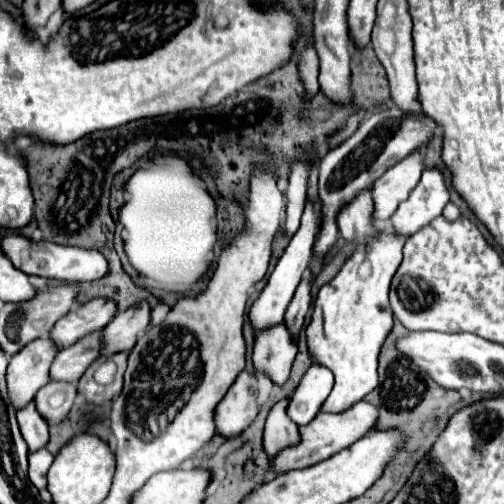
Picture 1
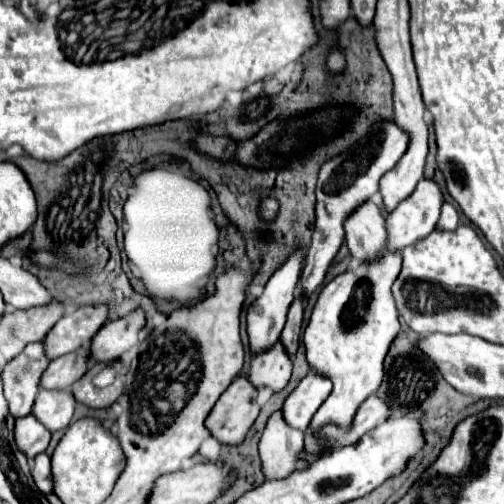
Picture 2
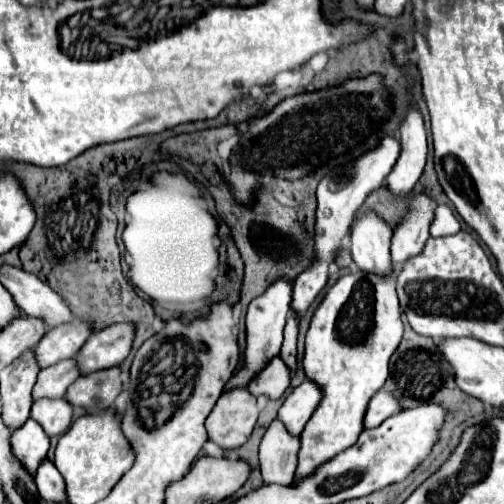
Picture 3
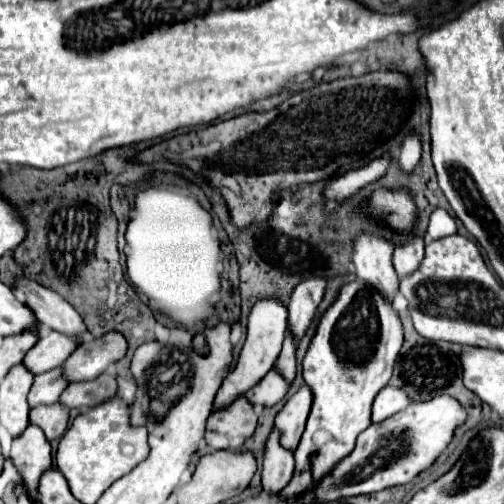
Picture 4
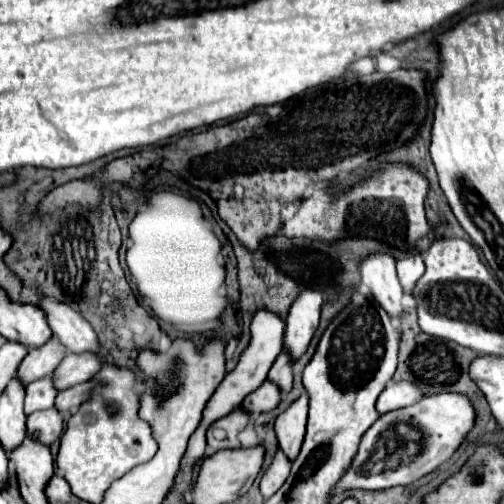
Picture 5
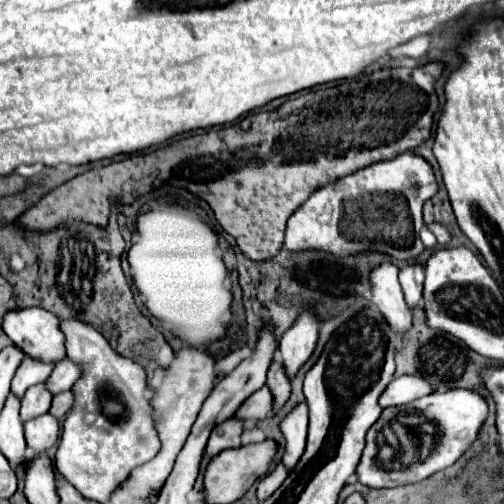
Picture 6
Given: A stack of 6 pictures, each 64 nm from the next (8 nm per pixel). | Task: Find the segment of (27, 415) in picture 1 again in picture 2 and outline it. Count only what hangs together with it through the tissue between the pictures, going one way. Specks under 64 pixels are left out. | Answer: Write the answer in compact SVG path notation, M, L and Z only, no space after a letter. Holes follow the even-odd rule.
M30 412L28 416L22 416L20 420L16 420L16 442L18 442L20 450L32 462L36 454L40 454L40 452L44 452L48 448L50 432Z

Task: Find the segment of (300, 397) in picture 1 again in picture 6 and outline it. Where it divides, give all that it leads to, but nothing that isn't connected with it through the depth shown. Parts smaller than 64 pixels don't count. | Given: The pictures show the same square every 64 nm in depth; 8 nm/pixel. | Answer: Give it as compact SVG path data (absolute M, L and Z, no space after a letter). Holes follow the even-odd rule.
M298 404L292 408L280 422L280 432L286 440L282 462L292 470L306 448L306 430L308 430L308 408L306 404Z

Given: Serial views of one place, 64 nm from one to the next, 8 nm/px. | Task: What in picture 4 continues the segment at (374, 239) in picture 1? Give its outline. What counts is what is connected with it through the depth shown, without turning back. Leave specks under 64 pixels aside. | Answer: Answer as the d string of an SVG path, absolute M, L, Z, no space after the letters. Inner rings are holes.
M360 280L346 282L338 290L336 300L320 316L302 362L304 380L314 392L314 404L302 440L294 452L294 476L280 492L282 498L294 498L308 492L344 456L348 456L348 452L352 452L358 434L370 426L372 402L388 384L400 346L402 322L392 304L388 304L388 300L384 300L370 284Z

